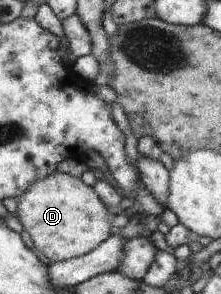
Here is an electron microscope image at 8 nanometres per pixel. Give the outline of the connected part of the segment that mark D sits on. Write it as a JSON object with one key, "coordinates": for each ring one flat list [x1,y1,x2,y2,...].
{"coordinates":[[54,173,49,177,31,184,21,196,18,203,18,218,23,230,32,237,33,247,37,253,44,254,52,263,78,258,93,251,111,235,112,214,99,199,96,191,82,181,65,173]]}

